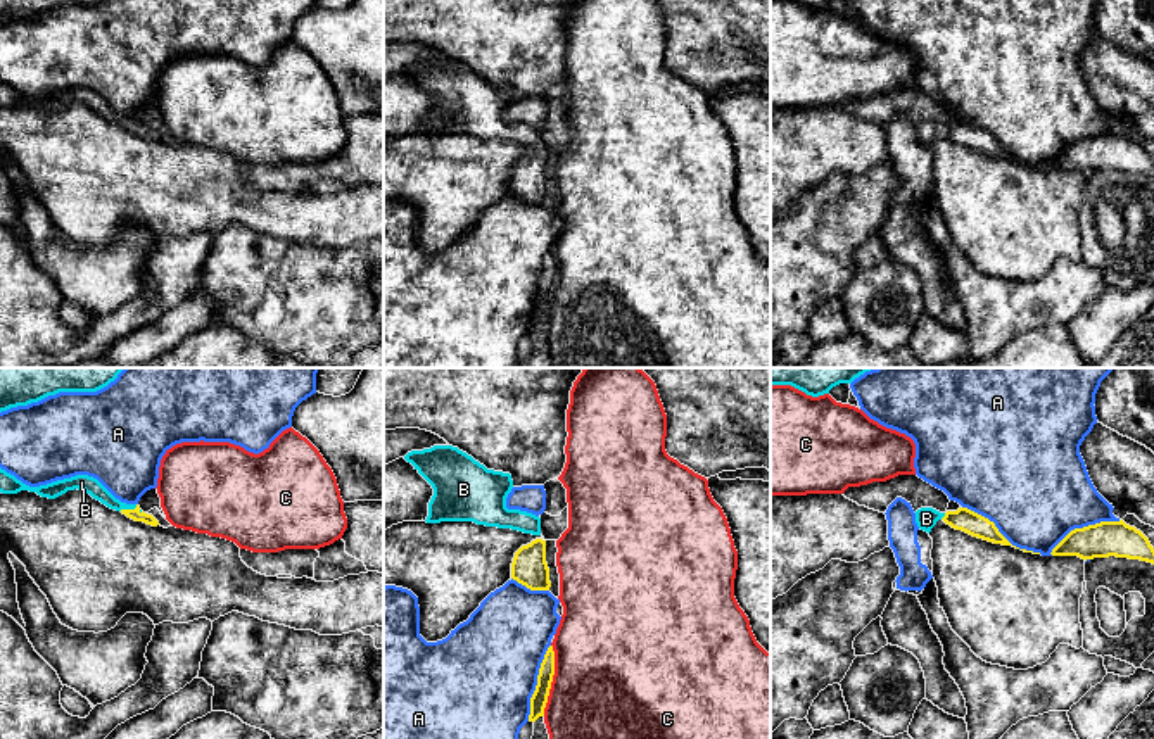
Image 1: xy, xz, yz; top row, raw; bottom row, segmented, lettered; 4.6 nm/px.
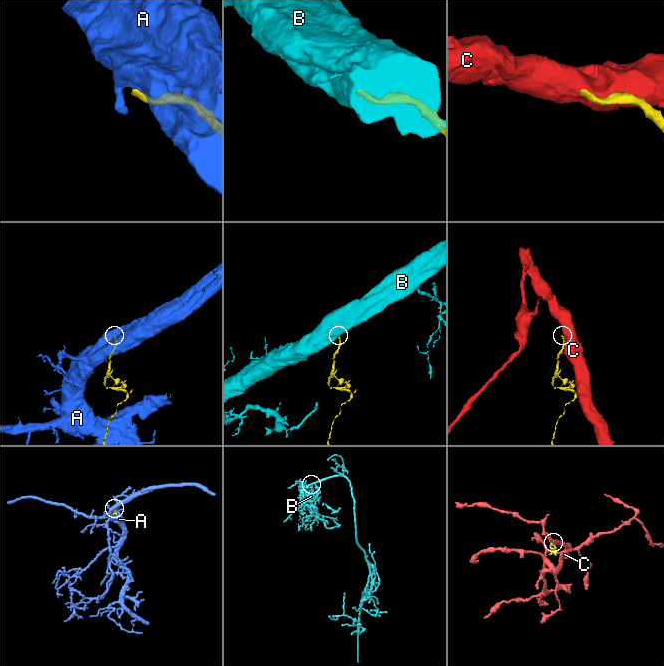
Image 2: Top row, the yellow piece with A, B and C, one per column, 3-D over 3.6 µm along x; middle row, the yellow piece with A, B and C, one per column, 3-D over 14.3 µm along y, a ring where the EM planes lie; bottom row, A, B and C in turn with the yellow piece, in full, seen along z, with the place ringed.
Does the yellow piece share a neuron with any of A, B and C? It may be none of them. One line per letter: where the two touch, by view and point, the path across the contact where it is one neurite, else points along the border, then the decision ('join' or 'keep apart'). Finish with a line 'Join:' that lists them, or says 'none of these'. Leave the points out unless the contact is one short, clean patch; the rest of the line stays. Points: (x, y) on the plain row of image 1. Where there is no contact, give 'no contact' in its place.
A: yz (999, 145) | keep apart
B: xy (128, 123) | across xy (135, 126), (128, 123), (109, 114), (83, 95) | join
C: xz (551, 294) | keep apart
Join: B

